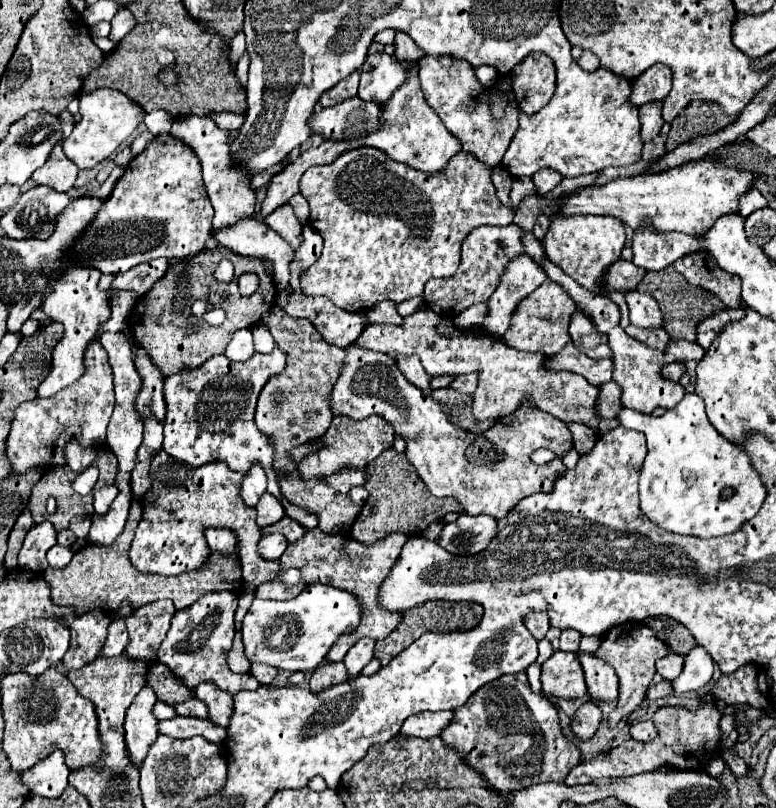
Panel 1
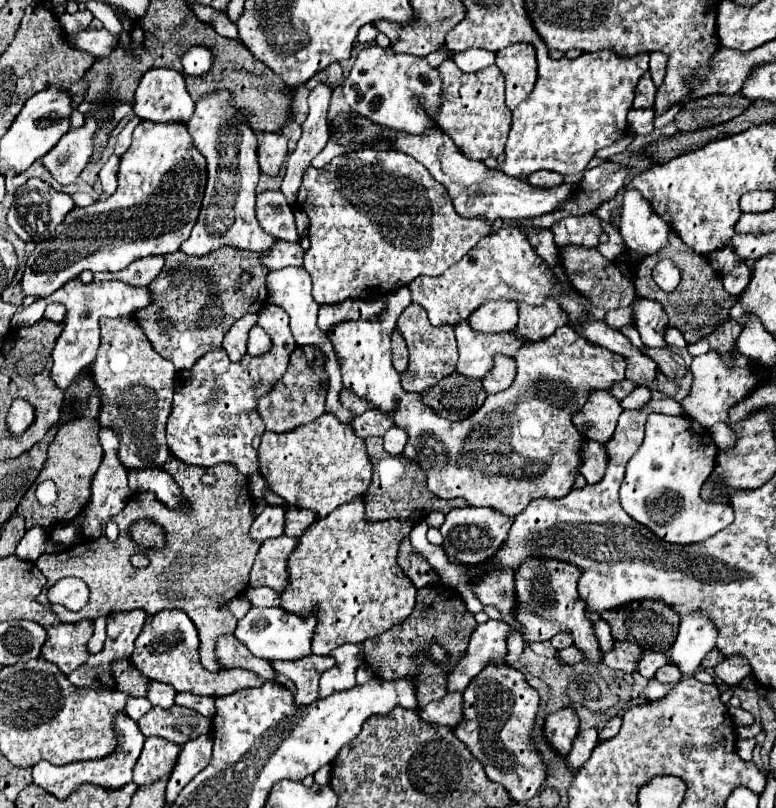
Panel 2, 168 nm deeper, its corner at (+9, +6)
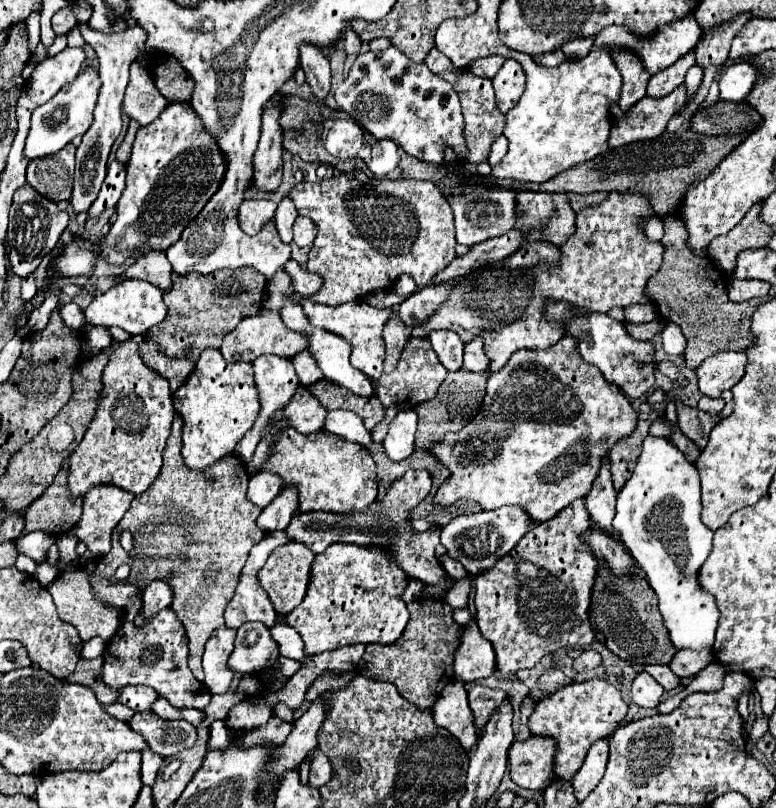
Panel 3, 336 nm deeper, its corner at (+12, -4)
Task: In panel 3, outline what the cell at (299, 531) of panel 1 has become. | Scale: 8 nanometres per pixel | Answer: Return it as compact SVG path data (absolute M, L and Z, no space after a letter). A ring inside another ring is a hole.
M406 471L386 493L382 501L374 501L366 511L356 511L356 513L340 513L340 515L330 515L326 511L310 511L304 515L294 515L286 535L292 541L304 543L310 551L322 553L330 543L354 543L354 545L386 545L398 555L398 563L402 563L402 569L408 573L408 577L416 577L428 585L438 585L446 587L446 583L452 579L438 557L434 557L434 547L440 543L440 533L438 531L426 531L422 535L414 535L410 531L410 521L408 521L408 511L414 509L432 489L432 479L428 471Z

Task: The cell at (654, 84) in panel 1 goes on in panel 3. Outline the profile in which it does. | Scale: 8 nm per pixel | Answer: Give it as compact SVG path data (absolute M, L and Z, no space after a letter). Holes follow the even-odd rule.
M694 51L682 55L674 65L658 71L656 75L650 77L650 83L648 83L648 95L650 97L664 97L668 95L670 91L674 91L678 85L684 83L684 77L686 77L686 71L696 65L696 55Z

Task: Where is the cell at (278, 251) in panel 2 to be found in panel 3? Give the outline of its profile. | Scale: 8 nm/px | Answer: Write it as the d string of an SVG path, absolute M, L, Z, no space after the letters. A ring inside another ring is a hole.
M288 259L284 265L286 275L292 279L292 287L294 291L298 291L302 297L310 297L314 295L314 291L318 291L318 287L322 285L322 277L302 269L302 265L294 259Z

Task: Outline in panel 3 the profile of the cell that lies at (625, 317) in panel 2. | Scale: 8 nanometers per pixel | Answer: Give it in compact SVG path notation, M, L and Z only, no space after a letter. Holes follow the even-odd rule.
M654 319L654 321L650 321L650 323L642 323L642 325L628 323L628 321L626 321L624 327L626 327L626 331L628 331L634 339L638 339L638 341L648 341L648 339L652 339L656 333L660 333L662 327L666 327L666 321L664 321L664 319Z

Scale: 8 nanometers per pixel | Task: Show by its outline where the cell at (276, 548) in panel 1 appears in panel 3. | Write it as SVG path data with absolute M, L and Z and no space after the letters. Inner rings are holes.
M280 491L280 495L274 497L274 501L266 509L262 509L256 523L264 533L284 531L292 519L292 515L296 513L296 509L298 509L298 493Z

